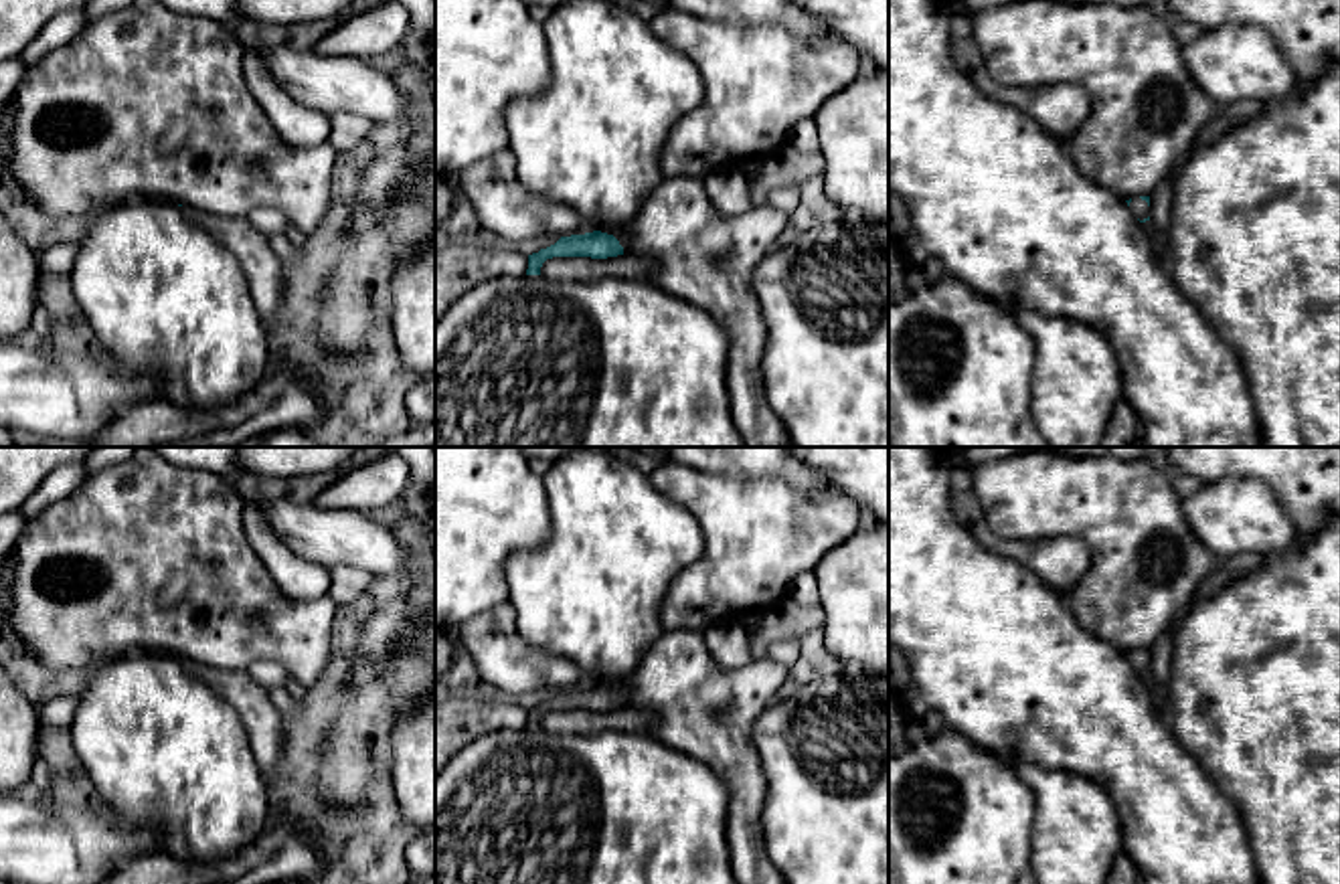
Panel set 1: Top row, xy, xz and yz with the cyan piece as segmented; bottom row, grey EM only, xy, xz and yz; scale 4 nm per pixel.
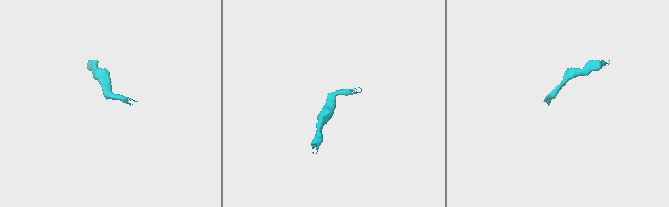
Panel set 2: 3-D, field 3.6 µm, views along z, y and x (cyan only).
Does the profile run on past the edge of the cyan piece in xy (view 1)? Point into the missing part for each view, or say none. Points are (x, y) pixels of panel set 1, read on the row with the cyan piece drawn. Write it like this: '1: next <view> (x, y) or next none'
1: next none

